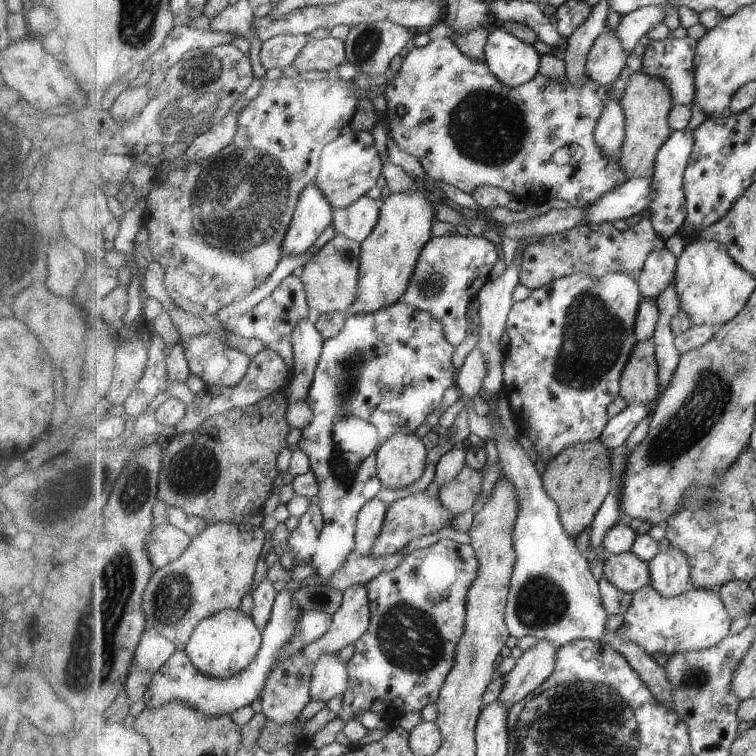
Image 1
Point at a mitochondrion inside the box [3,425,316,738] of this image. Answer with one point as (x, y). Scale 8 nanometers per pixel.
(99, 631)

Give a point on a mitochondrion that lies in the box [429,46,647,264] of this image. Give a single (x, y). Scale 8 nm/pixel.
(488, 128)

